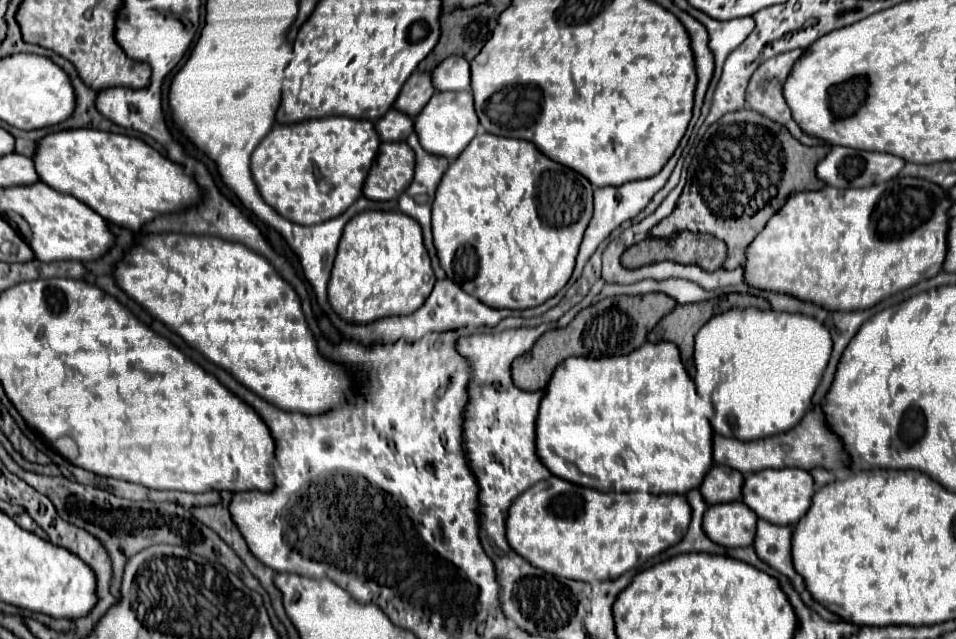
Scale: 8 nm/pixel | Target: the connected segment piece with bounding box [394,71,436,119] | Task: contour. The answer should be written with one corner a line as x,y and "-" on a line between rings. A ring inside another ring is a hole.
412,73
410,79
404,83
394,107
398,111
408,113
412,119
418,117
420,109
426,107
426,101
430,101
430,97
436,93
434,85
432,85
432,73

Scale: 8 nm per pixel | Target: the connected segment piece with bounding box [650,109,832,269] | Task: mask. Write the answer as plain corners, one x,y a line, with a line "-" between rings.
740,109
726,113
720,121
708,127
702,141
698,143
696,155
688,169
688,181
676,203
674,213
666,217
658,227
654,227
650,235
670,237
672,233
678,233
682,229
712,233
714,237
722,239
728,245
728,257
724,261
724,269
736,269
744,265
748,245
764,229
768,219
782,209
782,205
792,193
818,191
824,187
824,181
816,177
816,165
820,159
826,157
830,149
832,145
828,143
816,147
802,145
798,139
790,135
790,131
784,125
778,125
768,117
762,117
762,113
754,113
754,109

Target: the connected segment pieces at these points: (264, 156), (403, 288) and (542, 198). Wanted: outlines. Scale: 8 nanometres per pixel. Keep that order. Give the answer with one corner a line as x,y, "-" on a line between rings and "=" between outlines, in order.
338,115
324,119
308,119
302,123
274,125
272,131
254,149
250,167
260,195
266,197
268,205
272,205
282,217
294,223
314,225
338,217
338,213
344,213
362,195
364,179
370,171
372,161
378,155
380,145
382,141
374,129
374,123
368,119
352,119
=
362,211
346,223
342,233
328,283
328,301
342,319
364,325
380,317
416,311
434,283
436,275
418,221
398,211
=
482,133
458,155
438,185
432,207
434,245
446,275
466,291
476,291
482,303
496,309
528,309
542,305
568,283
592,209
594,185
578,171
552,161
530,141

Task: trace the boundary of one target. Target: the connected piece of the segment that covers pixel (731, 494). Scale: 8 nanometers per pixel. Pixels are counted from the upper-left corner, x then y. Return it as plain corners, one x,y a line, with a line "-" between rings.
716,463
706,473
700,491
702,491
702,497
708,505
728,503
728,501
740,501
742,499
742,485
744,485
742,473
726,467
726,465

